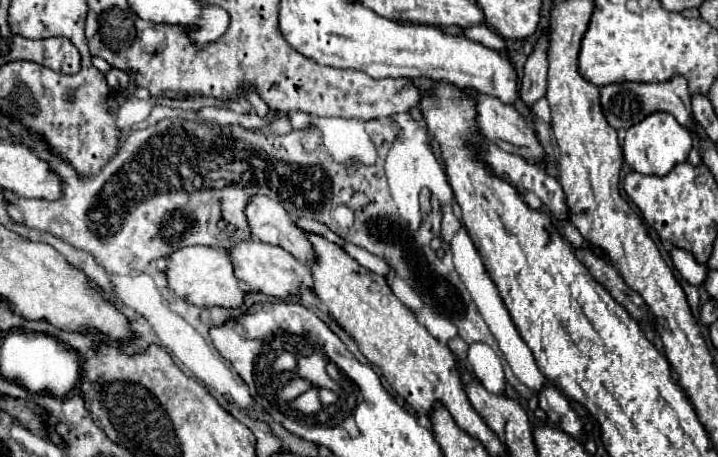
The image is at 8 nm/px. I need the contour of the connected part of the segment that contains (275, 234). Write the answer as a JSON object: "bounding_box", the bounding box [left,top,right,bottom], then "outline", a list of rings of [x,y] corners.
{"bounding_box":[244,197,314,263],"outline":[[[250,197],[244,207],[244,215],[248,219],[252,237],[286,249],[302,263],[310,263],[314,259],[314,251],[310,241],[306,239],[306,231],[300,229],[290,219],[288,211],[280,203],[272,201],[272,197]]]}

